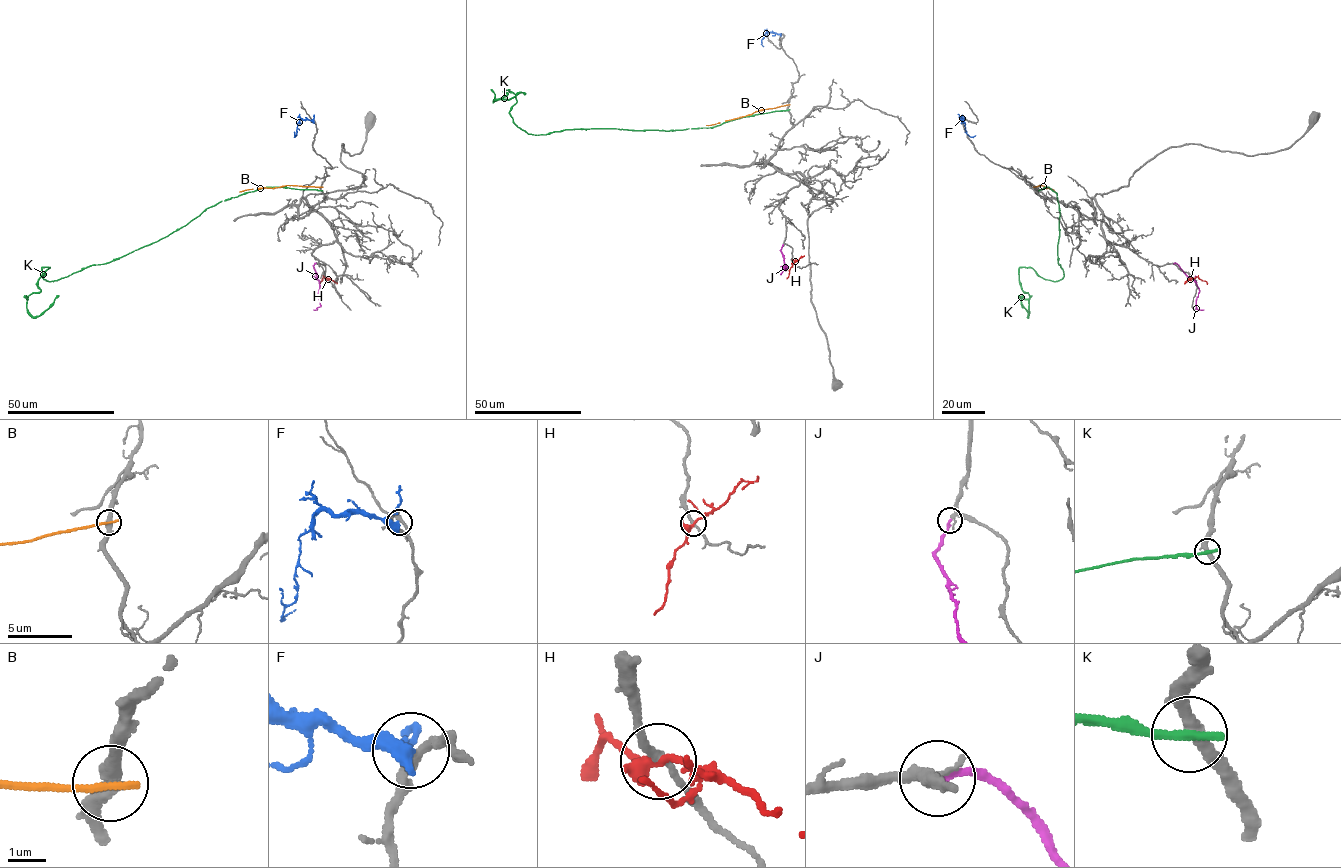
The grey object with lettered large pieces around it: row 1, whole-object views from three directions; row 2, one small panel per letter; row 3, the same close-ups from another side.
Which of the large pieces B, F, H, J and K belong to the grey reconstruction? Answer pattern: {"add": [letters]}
{"add": ["J"]}

